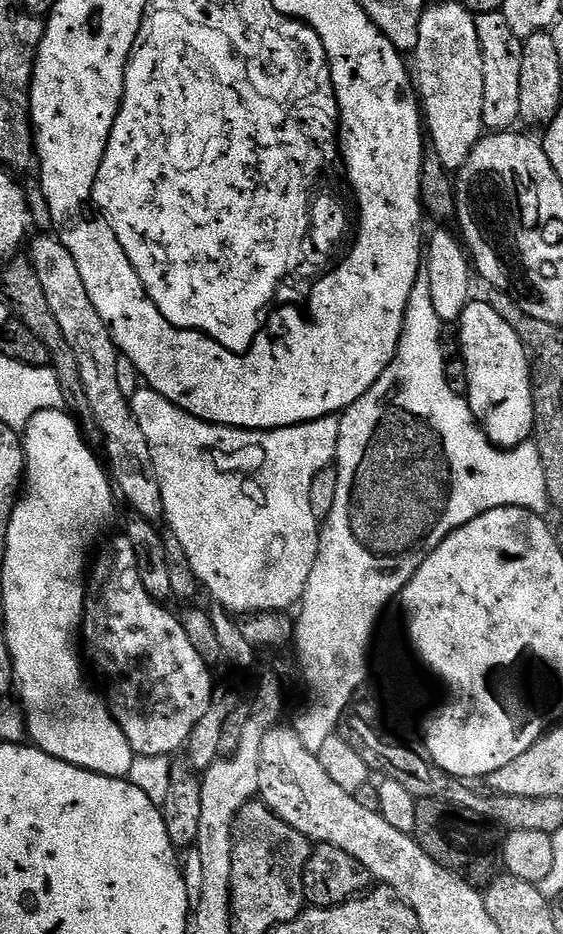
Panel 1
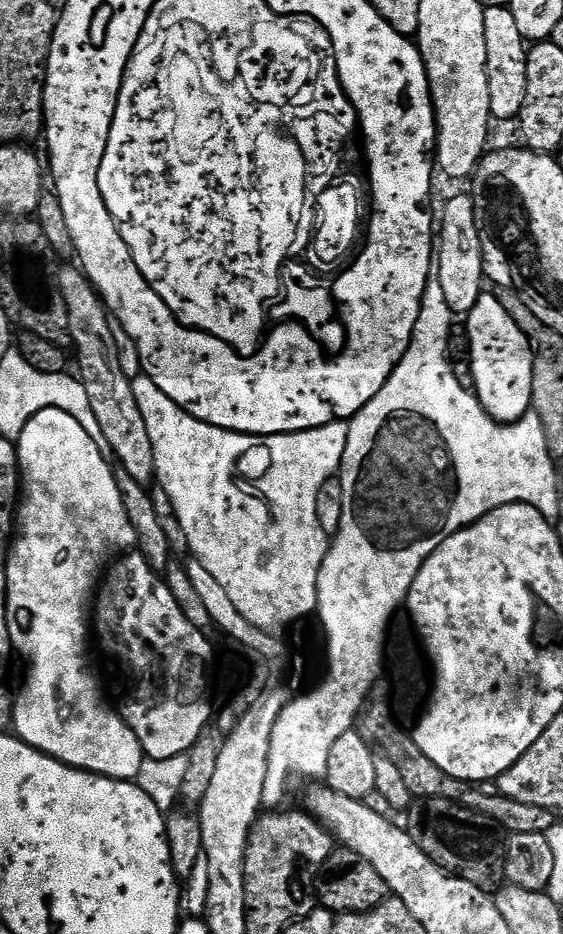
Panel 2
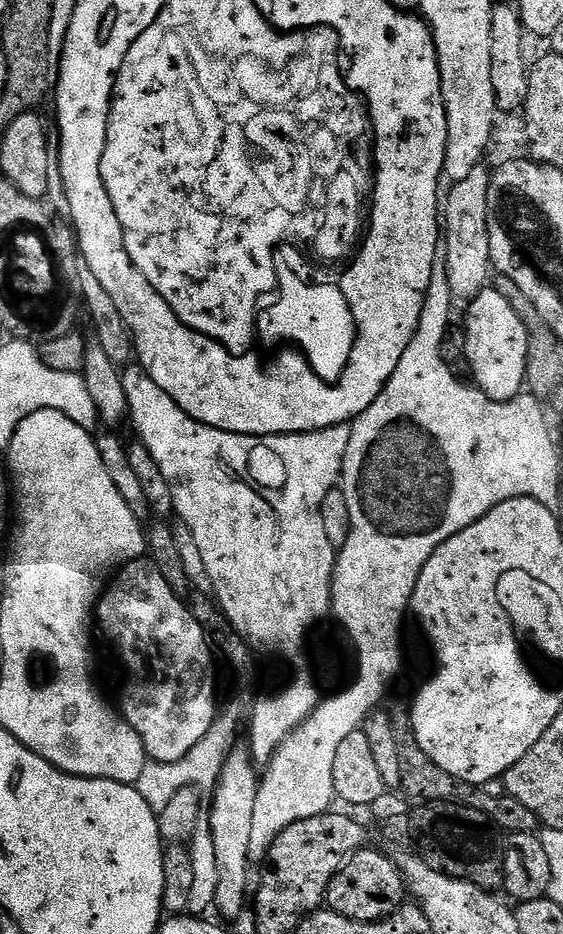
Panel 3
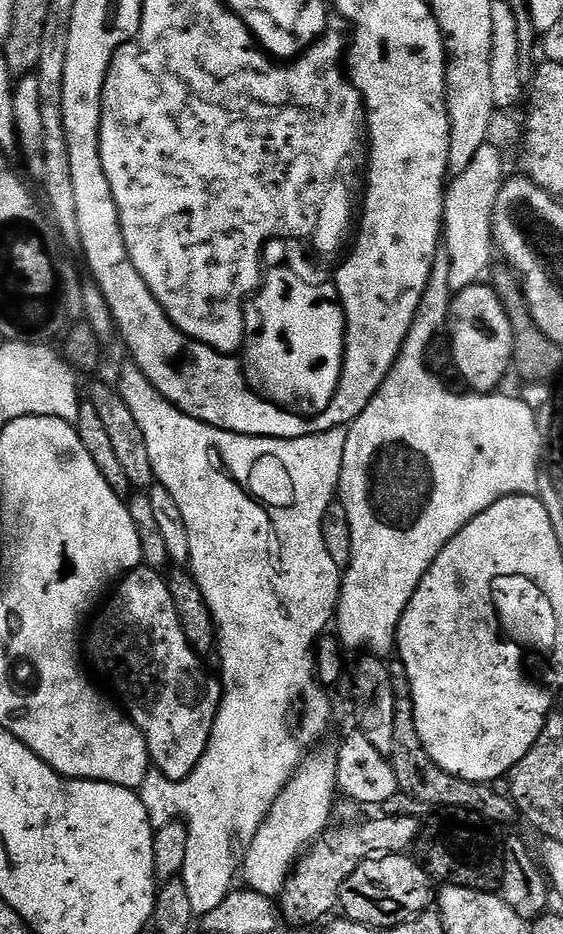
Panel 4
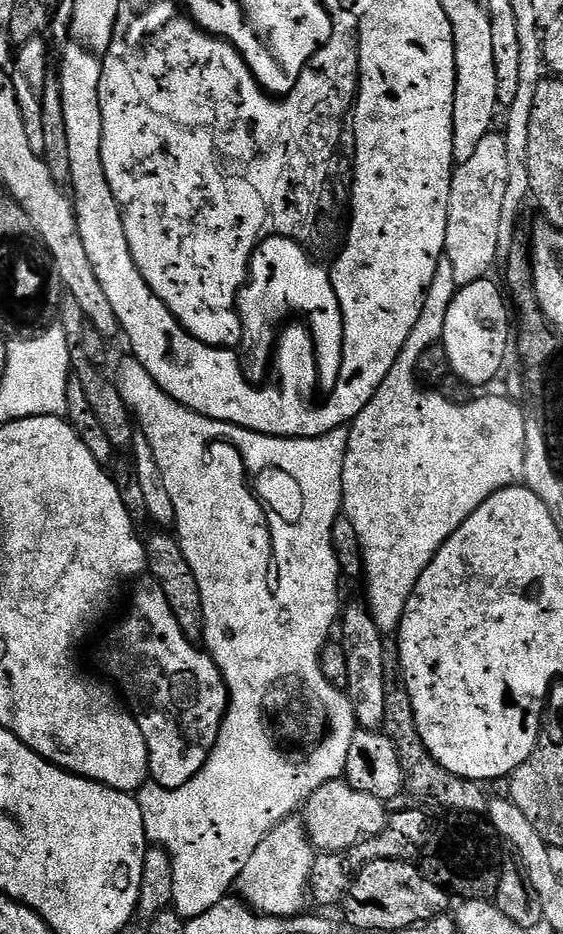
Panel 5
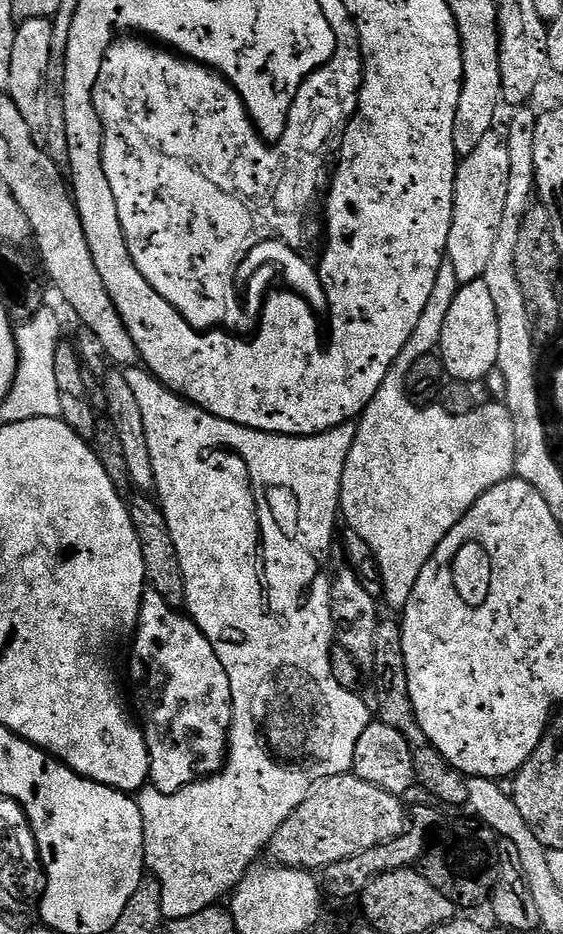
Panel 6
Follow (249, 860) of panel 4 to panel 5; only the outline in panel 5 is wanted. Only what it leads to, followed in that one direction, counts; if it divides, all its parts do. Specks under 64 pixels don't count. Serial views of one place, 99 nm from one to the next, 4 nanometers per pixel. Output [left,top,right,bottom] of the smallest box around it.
[236,819,318,918]

